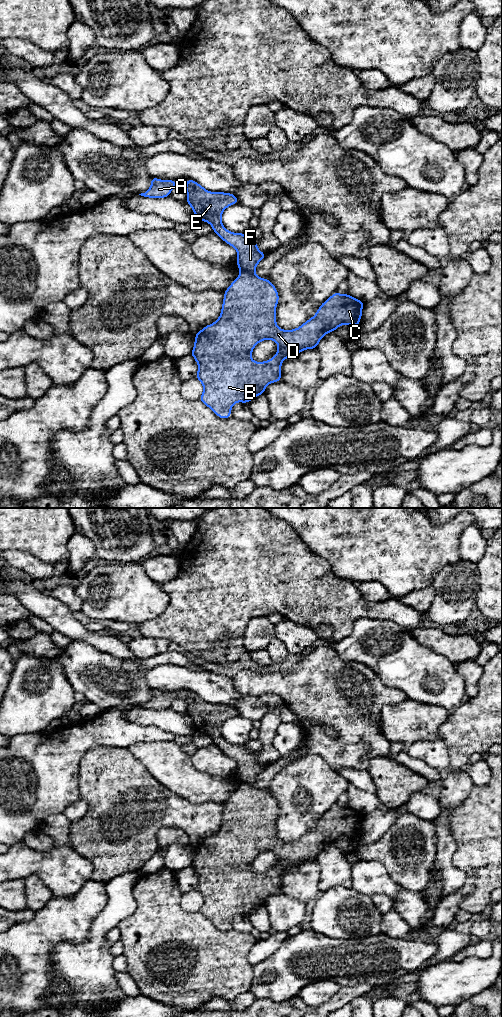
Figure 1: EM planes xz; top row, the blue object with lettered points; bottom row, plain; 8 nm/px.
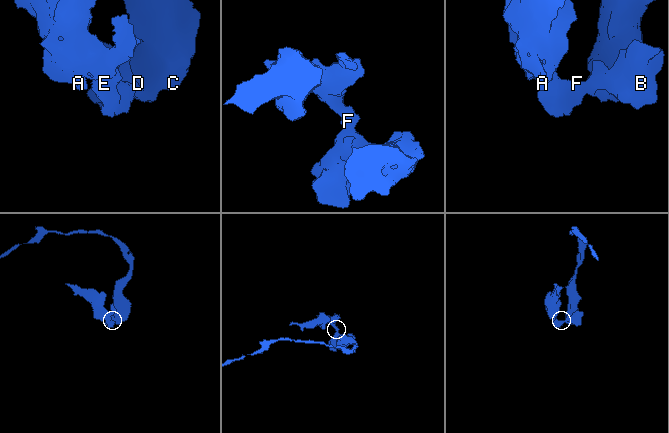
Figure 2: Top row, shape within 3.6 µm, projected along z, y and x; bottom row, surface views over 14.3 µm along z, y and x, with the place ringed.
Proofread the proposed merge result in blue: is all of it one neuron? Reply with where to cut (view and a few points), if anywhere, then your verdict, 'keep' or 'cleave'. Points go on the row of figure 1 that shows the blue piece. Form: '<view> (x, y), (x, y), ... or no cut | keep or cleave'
xz (241, 270), (254, 274) | cleave

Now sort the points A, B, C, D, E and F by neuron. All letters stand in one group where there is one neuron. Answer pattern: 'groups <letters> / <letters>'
groups A E F / B C D

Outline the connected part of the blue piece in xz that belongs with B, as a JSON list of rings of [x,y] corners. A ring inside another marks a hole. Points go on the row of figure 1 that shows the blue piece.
[[[240,271],[238,277],[225,290],[219,318],[195,334],[194,347],[190,355],[194,357],[198,364],[198,372],[195,378],[203,385],[203,393],[199,400],[219,418],[230,418],[232,406],[235,403],[249,403],[253,398],[264,394],[268,384],[282,381],[281,365],[286,358],[295,356],[306,349],[317,348],[323,336],[329,332],[334,332],[340,325],[358,327],[364,306],[364,302],[355,299],[349,294],[335,292],[320,305],[316,314],[300,327],[292,330],[283,330],[277,326],[276,322],[276,306],[278,302],[278,291],[269,279]],[[267,339],[277,343],[277,353],[268,361],[253,361],[251,358],[253,349],[259,342]]]

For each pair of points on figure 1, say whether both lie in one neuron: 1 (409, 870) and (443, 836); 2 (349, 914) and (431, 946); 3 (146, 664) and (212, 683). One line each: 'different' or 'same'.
1: different
2: different
3: different

